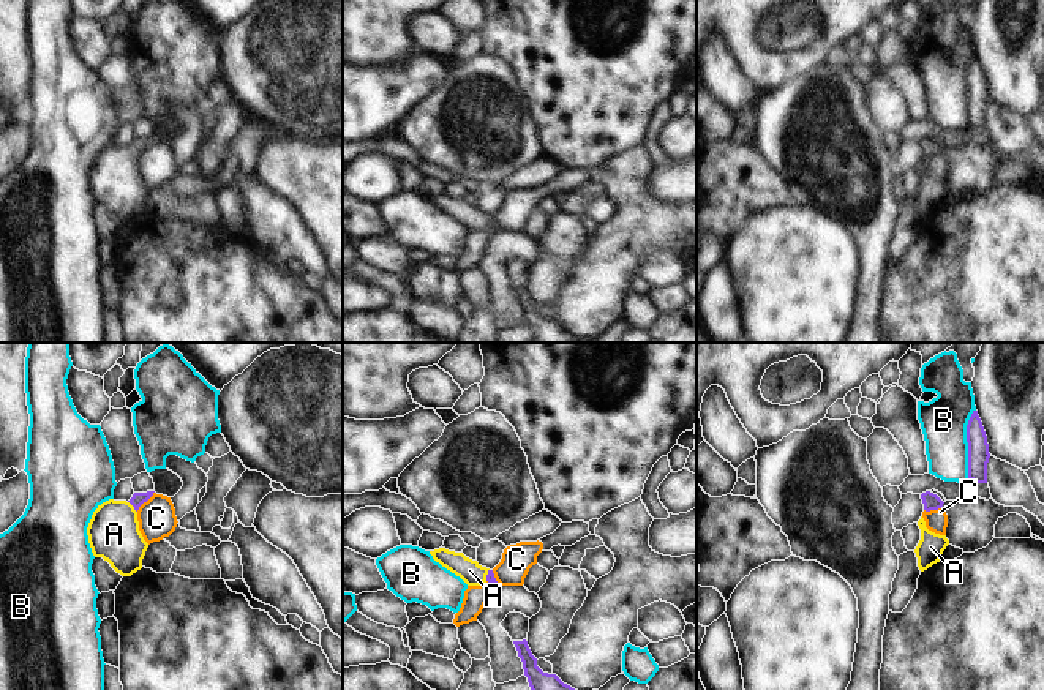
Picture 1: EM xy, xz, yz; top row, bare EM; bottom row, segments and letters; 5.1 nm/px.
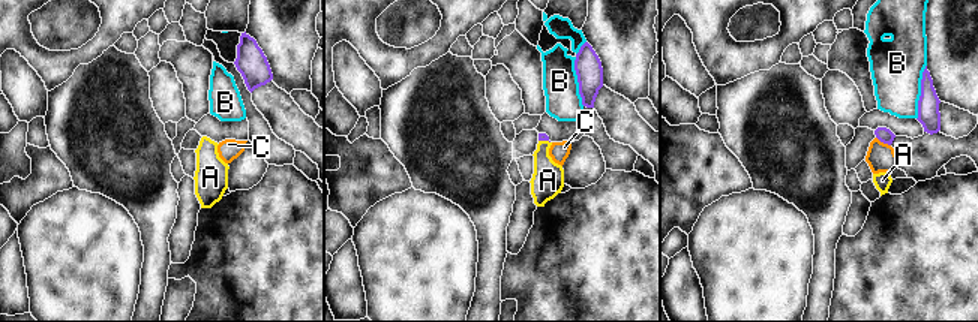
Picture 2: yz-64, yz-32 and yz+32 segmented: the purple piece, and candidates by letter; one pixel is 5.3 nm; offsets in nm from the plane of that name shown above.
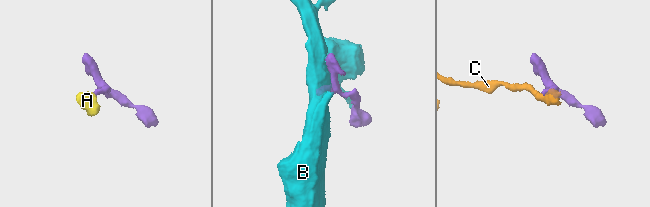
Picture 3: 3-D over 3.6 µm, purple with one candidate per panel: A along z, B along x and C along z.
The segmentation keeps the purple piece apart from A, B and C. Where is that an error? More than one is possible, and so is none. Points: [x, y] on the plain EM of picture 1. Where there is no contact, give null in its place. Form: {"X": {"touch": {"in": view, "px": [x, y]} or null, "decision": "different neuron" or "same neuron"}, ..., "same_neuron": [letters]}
{"A": {"touch": {"in": "xy", "px": [133, 152]}, "decision": "same neuron"}, "B": {"touch": {"in": "yz", "px": [968, 90]}, "decision": "different neuron"}, "C": {"touch": {"in": "xy", "px": [146, 147]}, "decision": "different neuron"}, "same_neuron": ["A"]}

